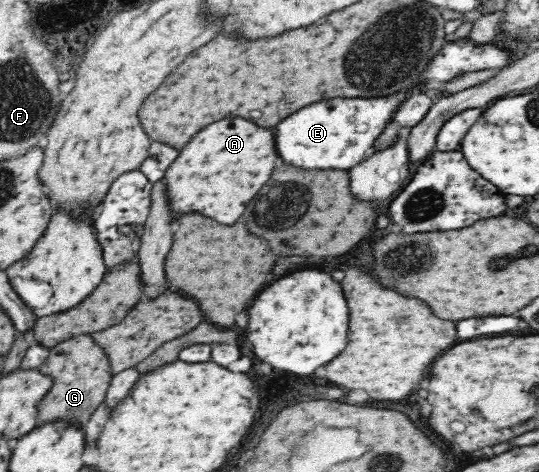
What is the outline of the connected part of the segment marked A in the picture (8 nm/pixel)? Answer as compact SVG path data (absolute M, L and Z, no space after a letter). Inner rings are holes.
M240 117L210 123L194 135L166 170L163 180L171 207L176 215L196 211L218 223L232 225L242 217L248 201L266 185L278 159L270 127L258 127Z

